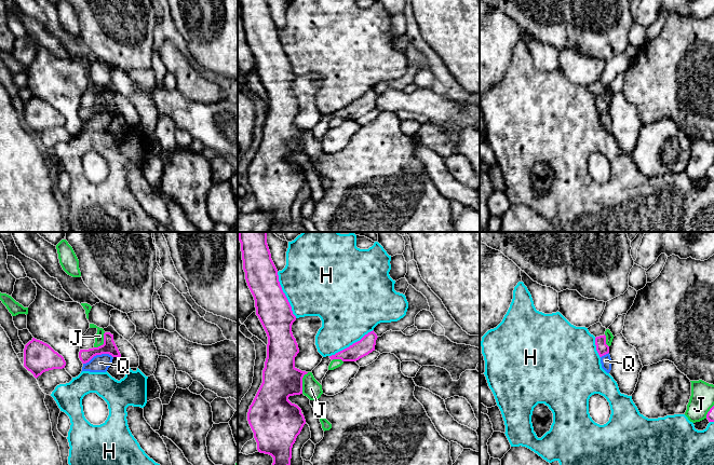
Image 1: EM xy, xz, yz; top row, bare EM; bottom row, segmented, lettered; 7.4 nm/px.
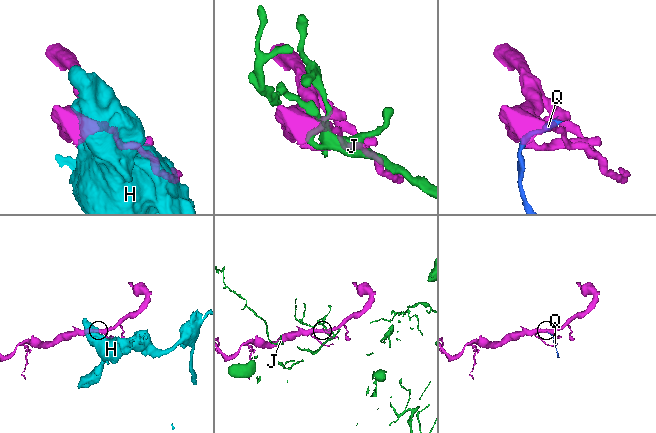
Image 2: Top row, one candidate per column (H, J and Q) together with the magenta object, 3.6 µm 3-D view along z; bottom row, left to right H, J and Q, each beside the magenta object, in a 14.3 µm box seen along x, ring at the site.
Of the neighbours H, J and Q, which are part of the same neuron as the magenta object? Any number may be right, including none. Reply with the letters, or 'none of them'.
Q

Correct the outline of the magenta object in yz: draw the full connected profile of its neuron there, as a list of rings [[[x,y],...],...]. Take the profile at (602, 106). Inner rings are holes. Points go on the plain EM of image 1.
[[[606,94],[595,96],[596,109],[601,115],[602,126],[609,132],[611,128],[611,117],[609,113],[609,105],[606,102]]]

